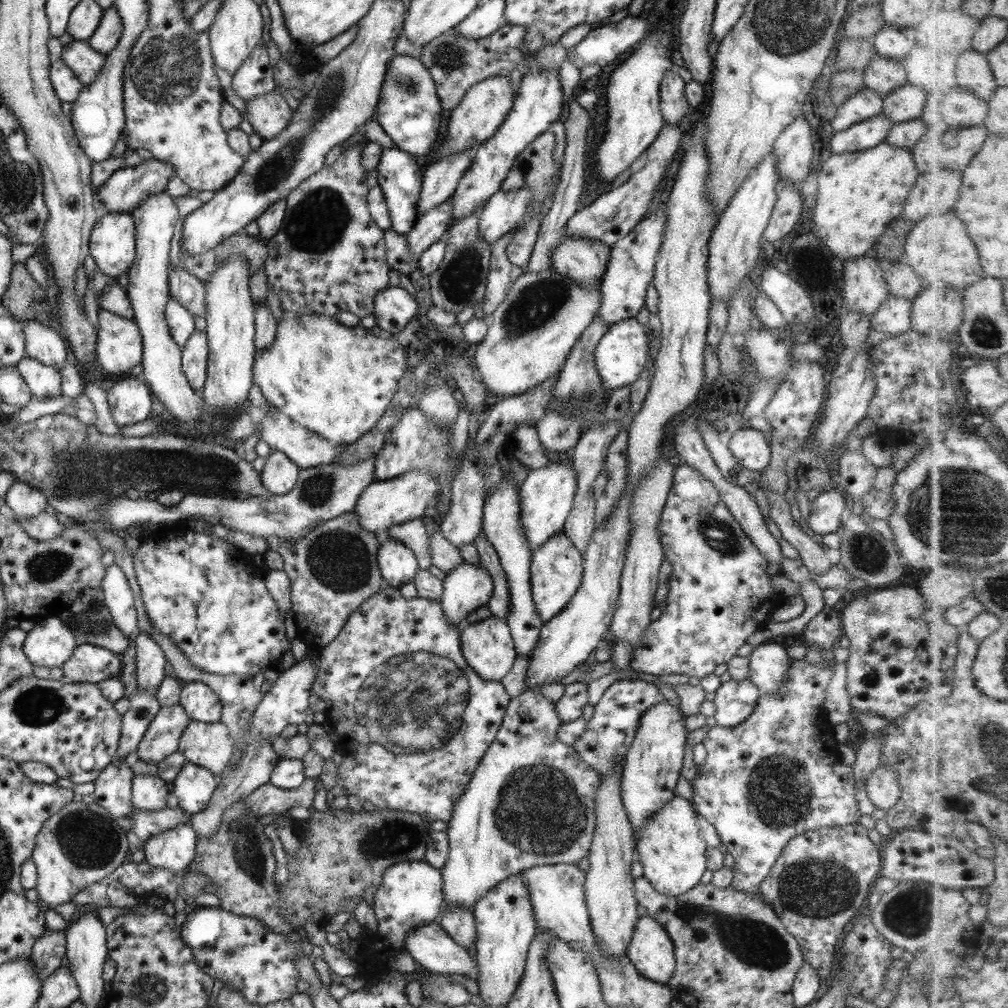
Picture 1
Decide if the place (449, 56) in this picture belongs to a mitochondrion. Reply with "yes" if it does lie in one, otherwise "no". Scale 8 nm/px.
yes

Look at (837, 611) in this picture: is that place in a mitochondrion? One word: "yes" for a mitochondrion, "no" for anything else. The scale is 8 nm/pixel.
no

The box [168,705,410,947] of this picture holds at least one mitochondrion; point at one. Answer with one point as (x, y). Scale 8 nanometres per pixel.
(242, 836)

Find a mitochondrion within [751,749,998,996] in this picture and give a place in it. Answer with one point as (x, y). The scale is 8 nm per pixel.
(809, 889)

